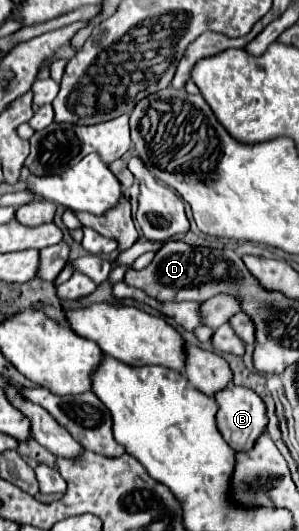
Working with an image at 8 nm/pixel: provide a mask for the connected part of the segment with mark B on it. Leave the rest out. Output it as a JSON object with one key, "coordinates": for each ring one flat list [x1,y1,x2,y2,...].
{"coordinates":[[229,385,215,399,219,405,217,427,223,439,235,451,251,451,259,435,267,431,263,399,255,391,237,385]]}

